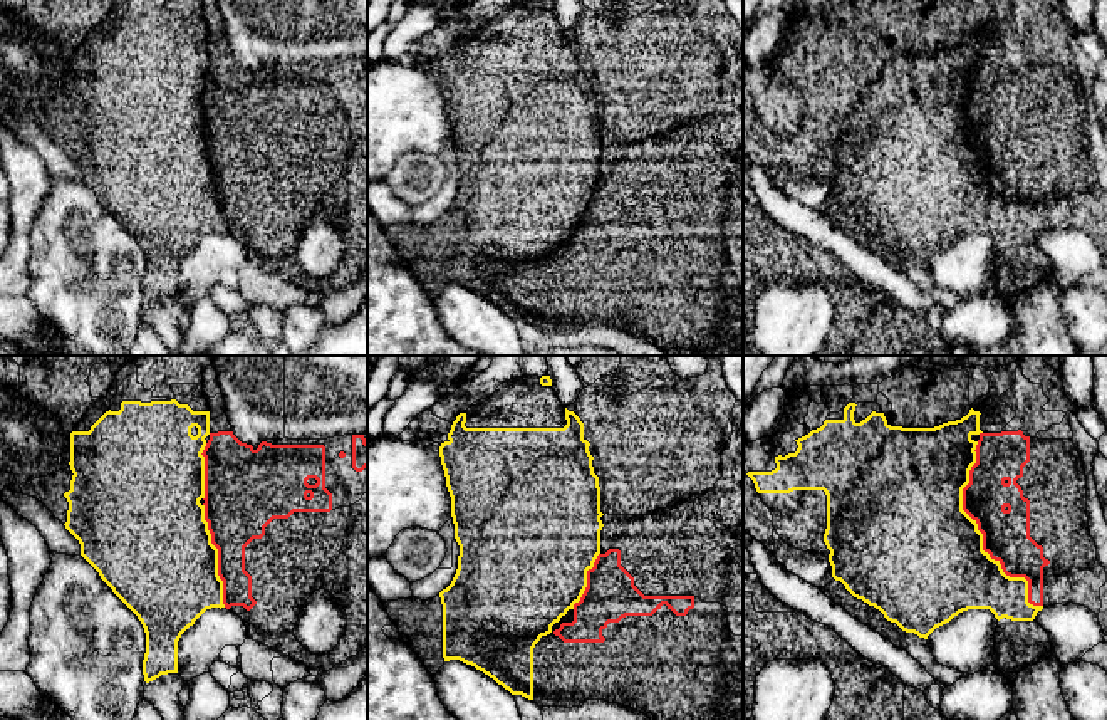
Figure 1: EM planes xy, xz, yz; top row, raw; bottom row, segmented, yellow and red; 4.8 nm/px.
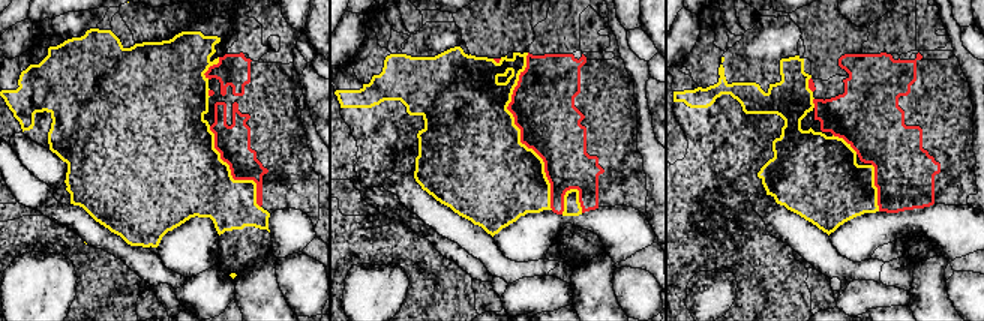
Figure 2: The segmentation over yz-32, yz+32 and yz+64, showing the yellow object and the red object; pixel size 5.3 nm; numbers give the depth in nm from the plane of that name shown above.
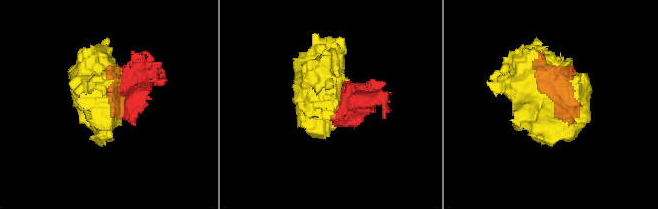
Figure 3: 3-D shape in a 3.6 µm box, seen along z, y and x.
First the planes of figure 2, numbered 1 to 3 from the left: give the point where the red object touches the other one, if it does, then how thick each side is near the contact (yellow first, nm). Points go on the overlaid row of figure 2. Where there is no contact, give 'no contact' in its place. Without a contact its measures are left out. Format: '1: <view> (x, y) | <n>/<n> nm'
1: yz-32 (231, 176) | 440/180 nm
2: yz+32 (519, 132) | 480/340 nm
3: yz+64 (876, 188) | 400/320 nm

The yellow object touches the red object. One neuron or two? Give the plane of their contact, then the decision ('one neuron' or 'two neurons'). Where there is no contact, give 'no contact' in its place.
contact in yz; two neurons

